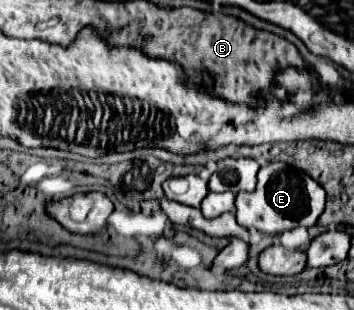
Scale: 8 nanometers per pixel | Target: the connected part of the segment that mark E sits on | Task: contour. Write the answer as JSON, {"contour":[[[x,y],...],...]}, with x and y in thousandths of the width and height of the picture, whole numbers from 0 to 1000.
{"contour":[[[763,523],[729,555],[723,619],[678,619],[667,632],[667,710],[689,735],[723,735],[751,755],[797,755],[836,729],[887,729],[915,684],[921,619],[853,548],[836,548],[802,523]]]}

